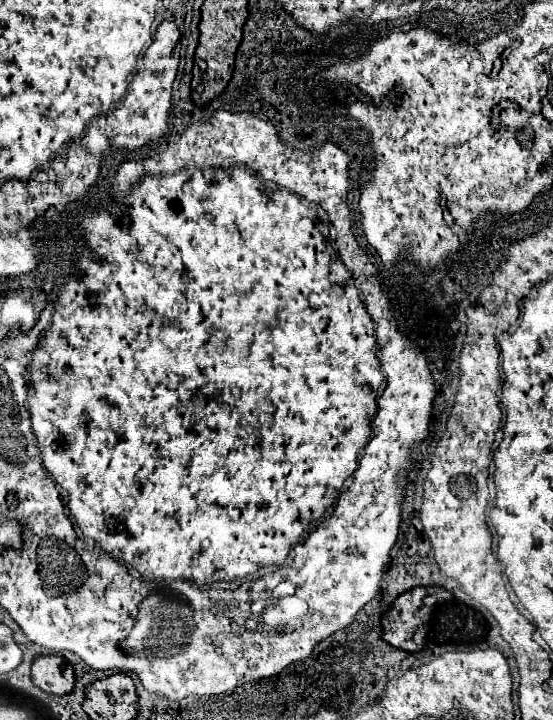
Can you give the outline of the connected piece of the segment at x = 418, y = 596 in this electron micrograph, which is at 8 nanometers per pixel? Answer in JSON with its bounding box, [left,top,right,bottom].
[382,588,432,652]

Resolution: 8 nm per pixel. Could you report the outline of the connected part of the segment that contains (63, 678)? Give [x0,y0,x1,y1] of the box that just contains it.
[30,656,74,694]

